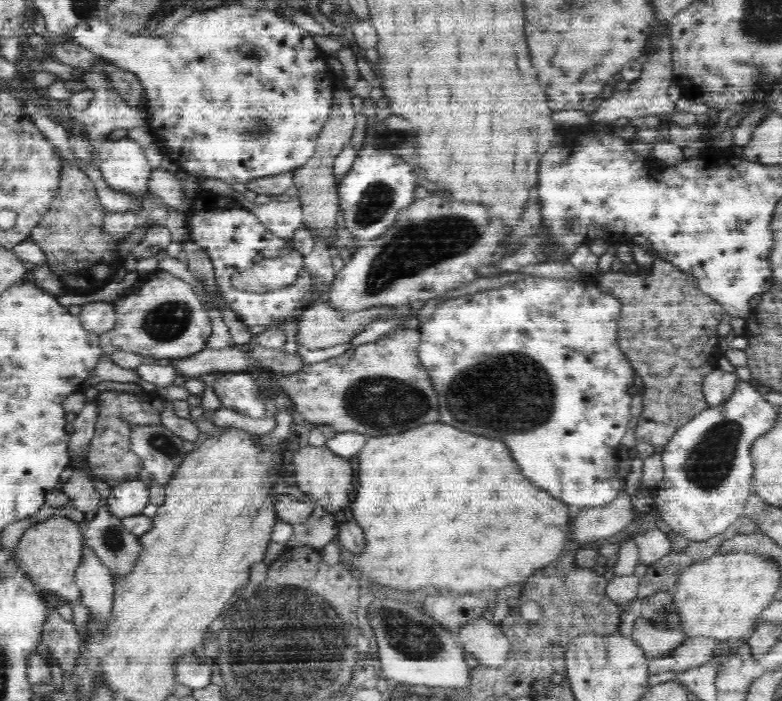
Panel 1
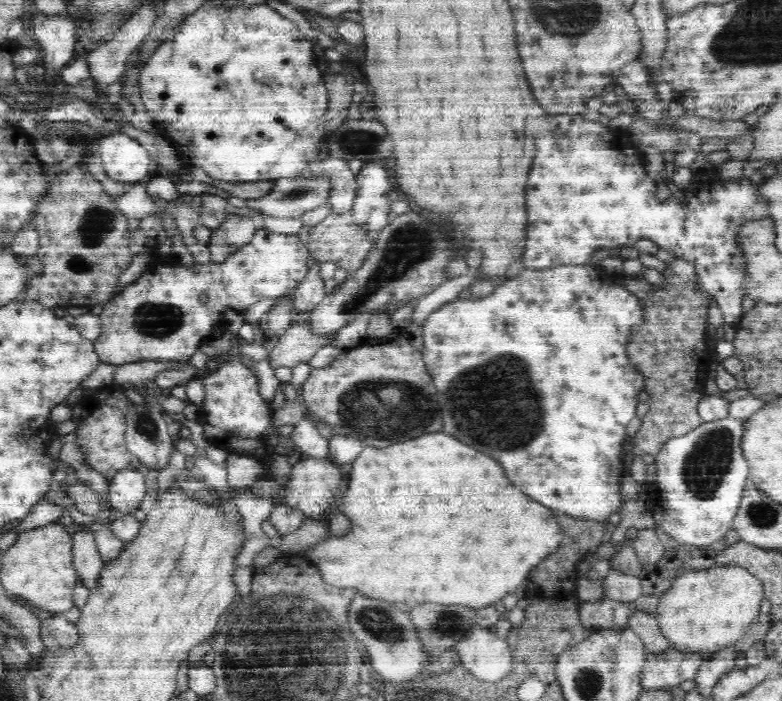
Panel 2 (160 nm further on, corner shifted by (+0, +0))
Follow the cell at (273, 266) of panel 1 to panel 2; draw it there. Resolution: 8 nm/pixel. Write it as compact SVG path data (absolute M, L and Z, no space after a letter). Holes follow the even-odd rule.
M263 228L257 230L256 234L254 234L254 237L251 239L250 244L245 245L244 248L232 253L220 263L210 260L207 263L198 264L197 272L179 266L177 261L171 255L162 257L154 254L154 256L154 261L147 266L146 271L143 272L135 282L122 288L112 301L108 301L103 305L104 309L99 314L102 330L100 336L94 339L94 345L96 354L99 355L100 362L104 362L104 364L123 365L146 360L153 360L154 362L166 362L166 360L177 360L178 362L189 361L192 354L194 354L196 350L199 350L199 347L205 342L205 339L212 333L212 330L224 324L223 317L228 310L245 312L250 306L264 299L270 298L278 300L284 295L290 294L290 292L296 289L298 284L304 280L304 277L308 272L306 263L311 259L307 245L300 235L275 234Z

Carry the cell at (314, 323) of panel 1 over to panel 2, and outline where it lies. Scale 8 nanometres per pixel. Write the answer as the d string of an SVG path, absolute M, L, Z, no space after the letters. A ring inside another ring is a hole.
M307 315L299 317L284 334L278 337L278 342L269 352L267 360L276 370L280 366L294 368L300 362L309 361L315 354L331 341L332 334L312 334L307 322Z

